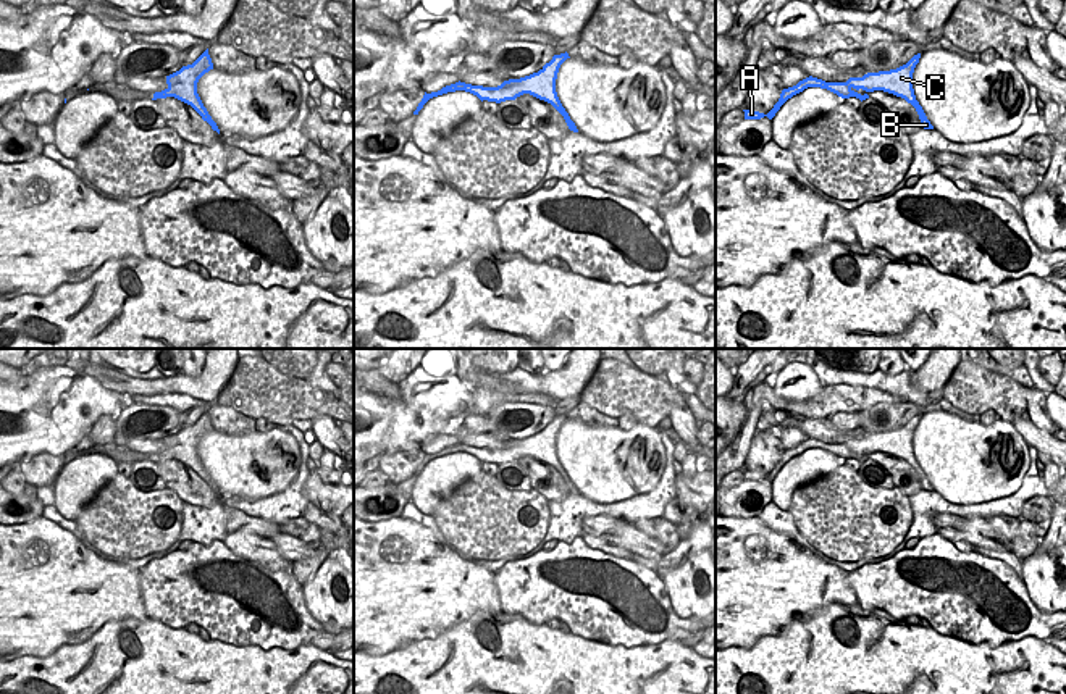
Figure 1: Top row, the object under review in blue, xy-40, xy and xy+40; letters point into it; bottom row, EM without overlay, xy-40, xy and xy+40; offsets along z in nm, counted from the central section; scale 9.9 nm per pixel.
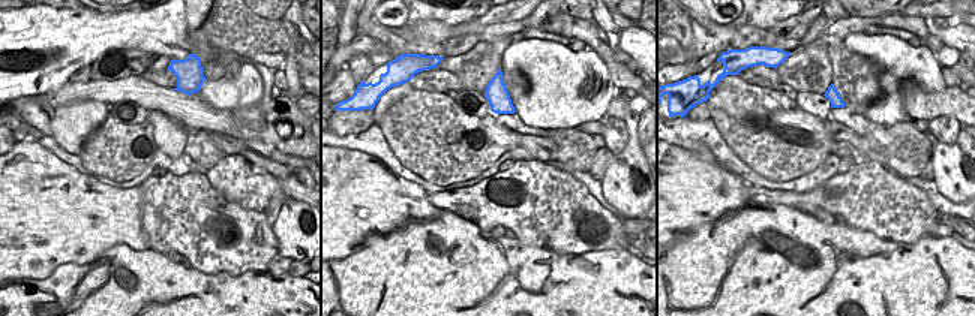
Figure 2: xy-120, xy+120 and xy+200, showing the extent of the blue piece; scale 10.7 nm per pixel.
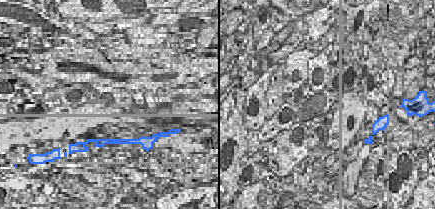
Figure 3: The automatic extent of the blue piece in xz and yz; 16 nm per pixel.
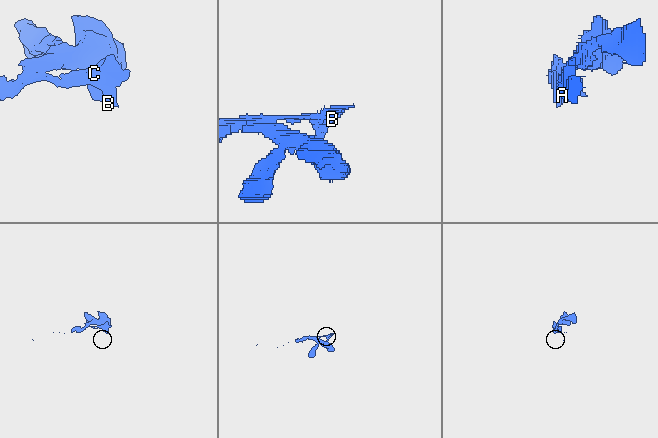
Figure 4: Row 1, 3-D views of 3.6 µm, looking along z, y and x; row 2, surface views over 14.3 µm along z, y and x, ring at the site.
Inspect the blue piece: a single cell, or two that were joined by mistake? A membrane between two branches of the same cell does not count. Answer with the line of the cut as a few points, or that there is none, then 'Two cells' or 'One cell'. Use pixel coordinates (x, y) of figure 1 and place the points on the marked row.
Split along xy+40 (835, 83), (824, 87). Two cells

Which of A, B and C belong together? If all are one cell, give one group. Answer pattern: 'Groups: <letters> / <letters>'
Groups: A / B C

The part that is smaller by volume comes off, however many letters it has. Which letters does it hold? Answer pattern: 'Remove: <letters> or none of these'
Remove: B, C

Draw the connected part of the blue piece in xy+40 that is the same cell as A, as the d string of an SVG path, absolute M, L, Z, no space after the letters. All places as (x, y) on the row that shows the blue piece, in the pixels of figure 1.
M809 76L809 77L803 79L803 81L800 81L796 86L788 87L788 89L783 89L782 94L780 94L779 102L774 105L774 108L767 115L759 113L759 111L754 111L754 110L743 110L745 111L745 119L761 119L764 116L767 116L769 119L772 119L775 116L775 113L780 110L780 107L788 98L791 98L793 95L803 92L808 87L820 87L820 89L825 89L830 84L835 84L835 82L825 82L822 79L817 79L817 77Z

